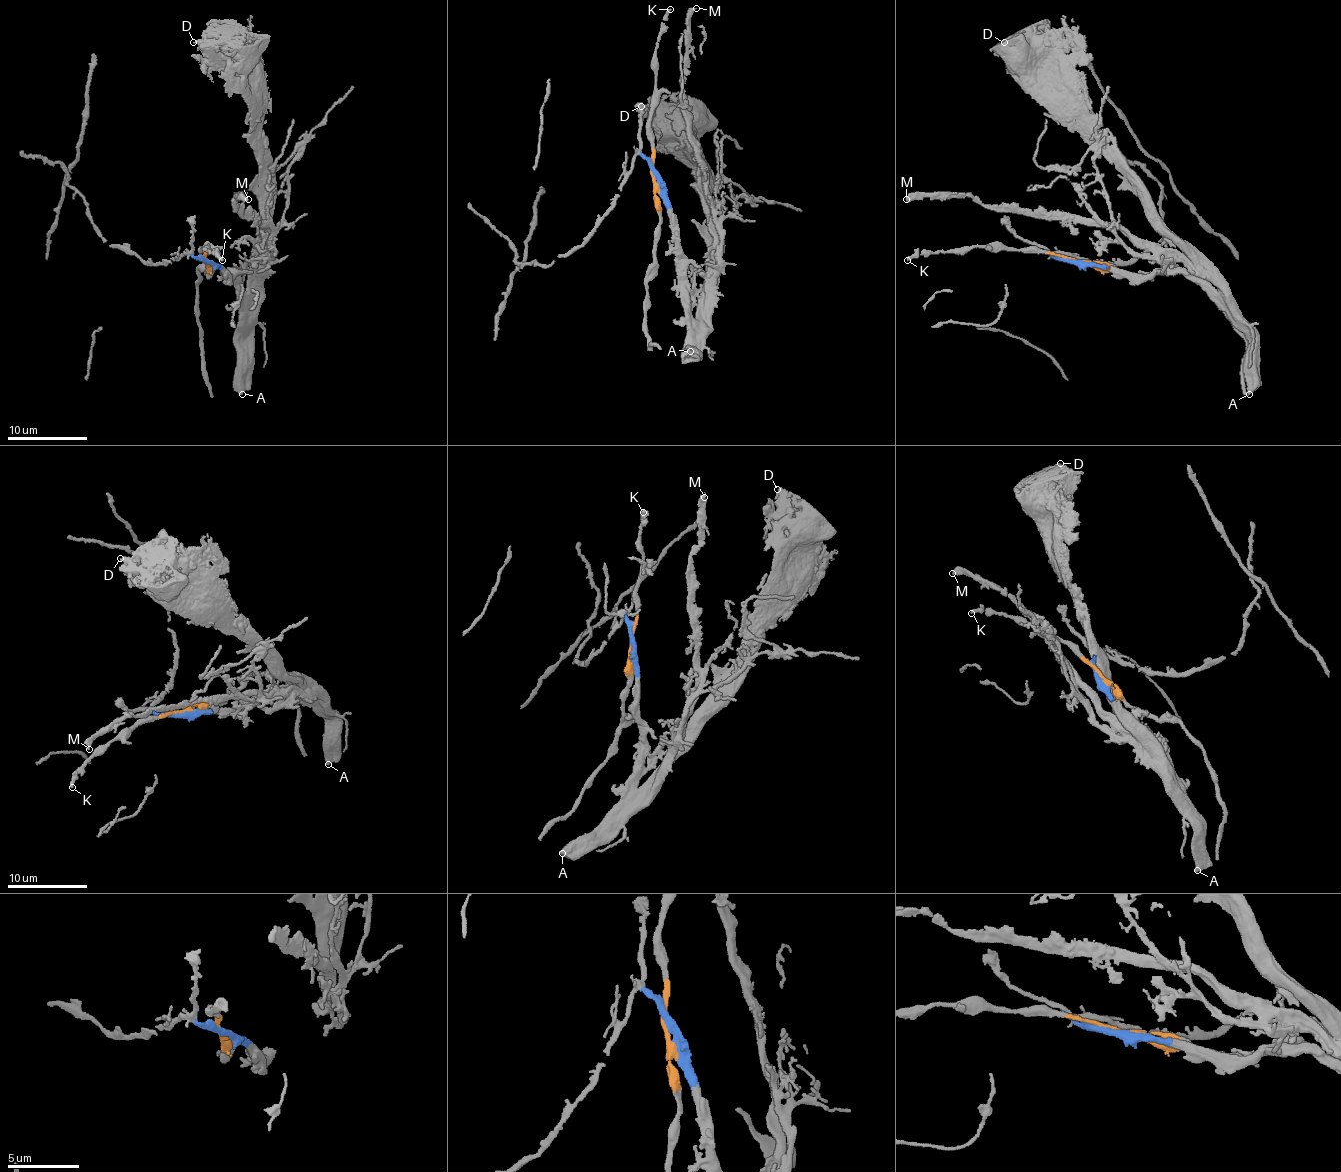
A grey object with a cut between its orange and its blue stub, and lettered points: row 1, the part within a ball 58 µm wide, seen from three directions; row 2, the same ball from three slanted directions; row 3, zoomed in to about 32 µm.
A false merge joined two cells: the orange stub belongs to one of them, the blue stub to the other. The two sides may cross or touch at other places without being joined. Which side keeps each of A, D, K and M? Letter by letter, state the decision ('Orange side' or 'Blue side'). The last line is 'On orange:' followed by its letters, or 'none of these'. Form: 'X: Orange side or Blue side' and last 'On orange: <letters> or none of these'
A: Blue side
D: Blue side
K: Orange side
M: Blue side
On orange: K

